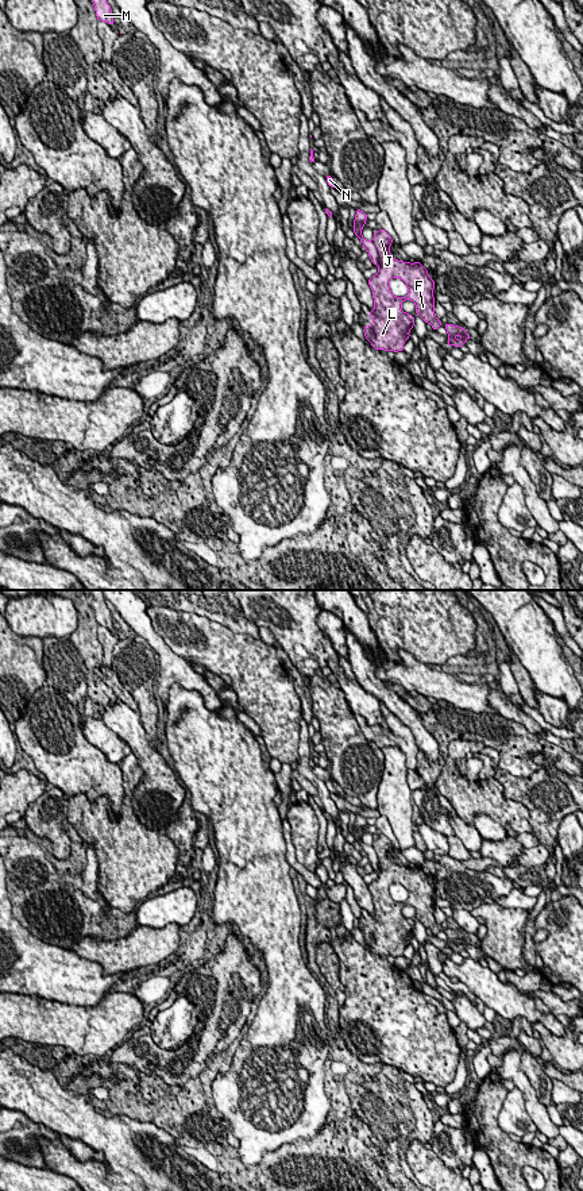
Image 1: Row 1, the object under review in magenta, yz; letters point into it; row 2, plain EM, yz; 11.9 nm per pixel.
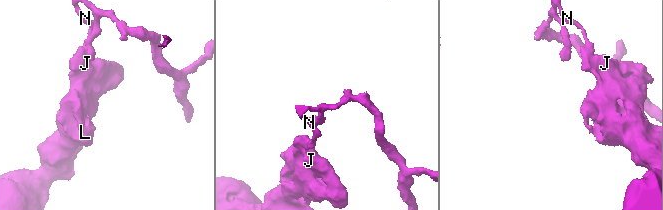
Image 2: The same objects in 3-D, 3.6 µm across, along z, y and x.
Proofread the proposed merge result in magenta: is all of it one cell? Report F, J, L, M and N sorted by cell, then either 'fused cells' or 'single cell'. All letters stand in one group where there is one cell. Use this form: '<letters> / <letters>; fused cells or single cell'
F J L / M N; fused cells

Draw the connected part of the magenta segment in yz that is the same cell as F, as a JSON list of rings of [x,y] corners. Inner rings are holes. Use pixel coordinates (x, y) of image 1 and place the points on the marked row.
[[[381,228],[374,232],[372,242],[378,251],[378,273],[367,280],[374,298],[374,309],[368,312],[374,320],[363,328],[366,339],[374,350],[404,351],[404,344],[410,339],[414,316],[402,311],[404,301],[416,304],[416,313],[436,331],[444,325],[448,332],[447,346],[462,347],[471,336],[460,325],[443,324],[435,313],[433,289],[436,282],[428,275],[421,262],[404,262],[391,257],[389,248],[391,236]],[[401,278],[408,285],[406,297],[395,297],[390,290],[390,281]]]

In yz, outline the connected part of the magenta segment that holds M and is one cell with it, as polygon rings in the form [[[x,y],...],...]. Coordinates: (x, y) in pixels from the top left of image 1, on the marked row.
[[[92,0],[99,20],[113,24],[113,14],[107,0]]]

